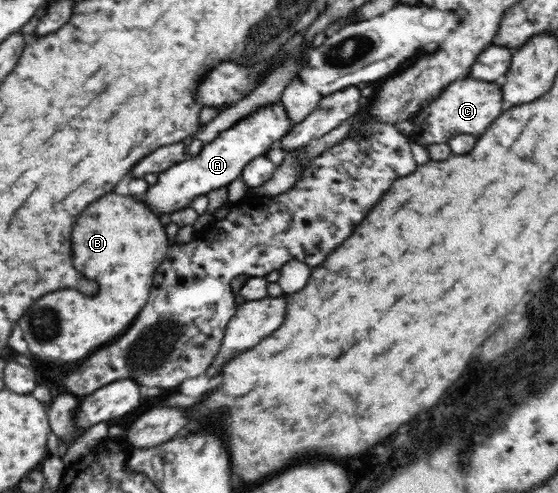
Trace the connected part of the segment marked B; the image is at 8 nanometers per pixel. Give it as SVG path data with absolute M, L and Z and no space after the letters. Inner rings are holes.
M106 194L104 198L96 200L96 204L90 204L88 210L80 214L72 230L72 254L74 254L72 260L78 272L98 282L100 290L96 296L84 296L82 292L72 288L42 296L38 302L32 304L32 308L18 322L22 326L20 332L24 332L21 346L28 342L32 354L65 364L86 359L106 344L116 341L146 304L154 272L158 264L166 258L171 245L172 241L168 238L158 215L152 212L144 201L139 202L132 196Z

